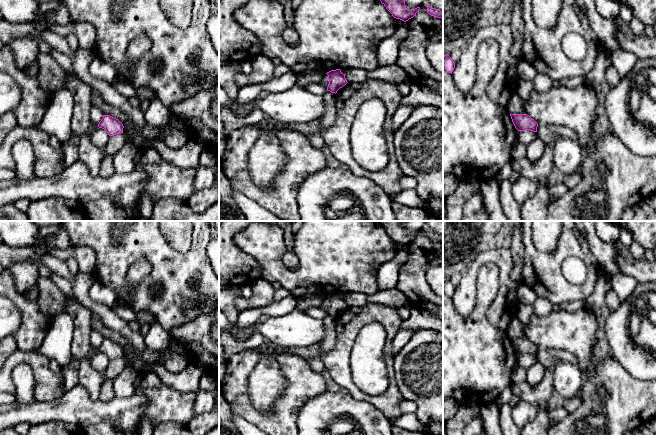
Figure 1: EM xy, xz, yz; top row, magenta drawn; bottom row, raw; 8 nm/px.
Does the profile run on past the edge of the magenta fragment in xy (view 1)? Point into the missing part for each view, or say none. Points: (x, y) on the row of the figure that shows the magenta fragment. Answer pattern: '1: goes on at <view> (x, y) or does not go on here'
1: does not go on here

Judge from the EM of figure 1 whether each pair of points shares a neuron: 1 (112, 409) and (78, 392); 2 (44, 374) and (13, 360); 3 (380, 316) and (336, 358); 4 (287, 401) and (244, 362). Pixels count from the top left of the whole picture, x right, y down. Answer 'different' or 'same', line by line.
1: same
2: same
3: same
4: same

